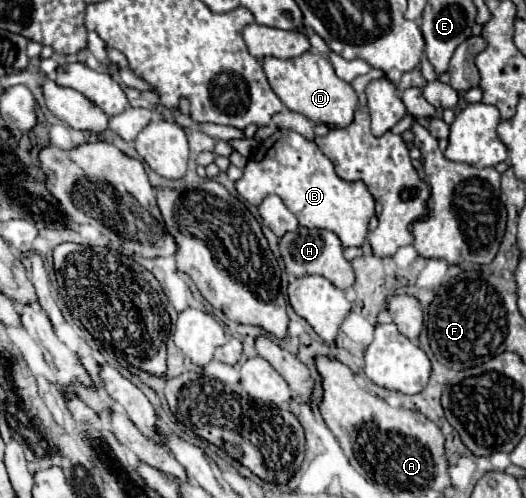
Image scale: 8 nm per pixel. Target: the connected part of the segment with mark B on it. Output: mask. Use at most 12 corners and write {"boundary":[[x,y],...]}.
{"boundary":[[276,130],[238,194],[276,194],[300,226],[362,246],[374,216],[364,182],[340,180],[318,146]]}

